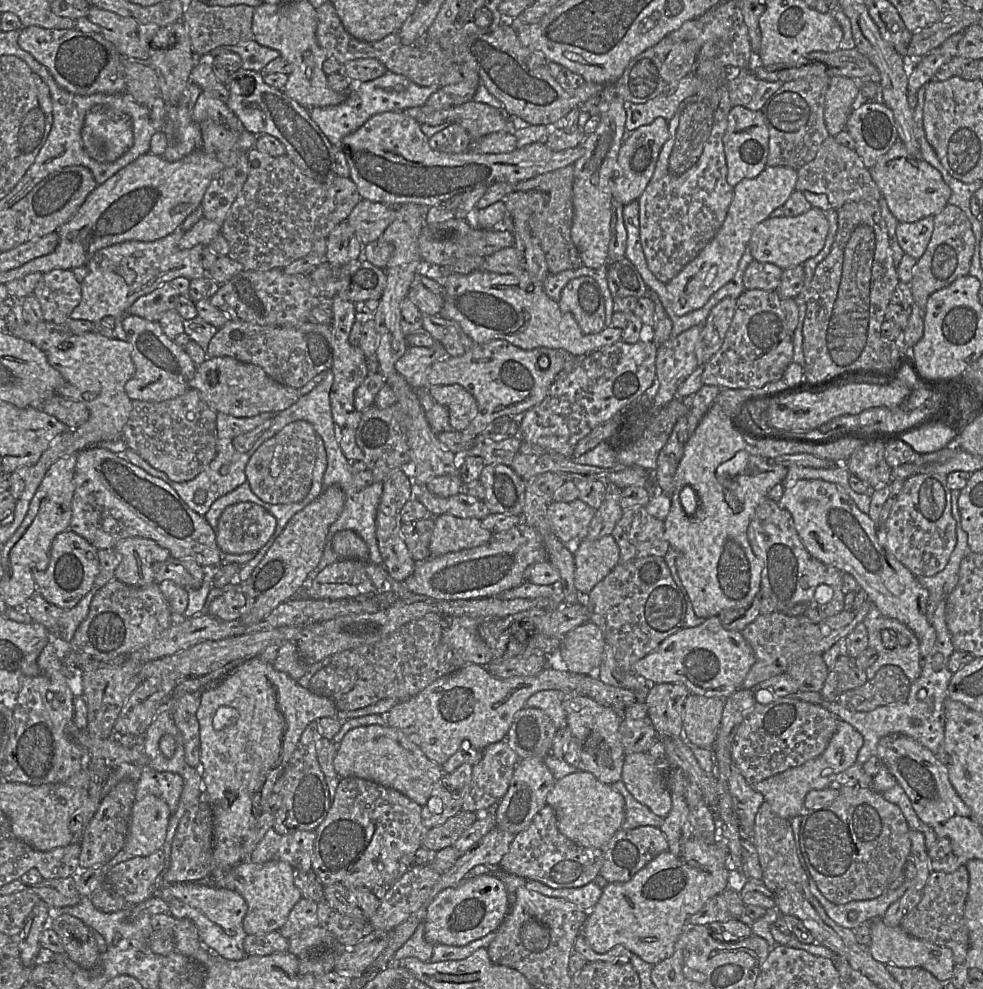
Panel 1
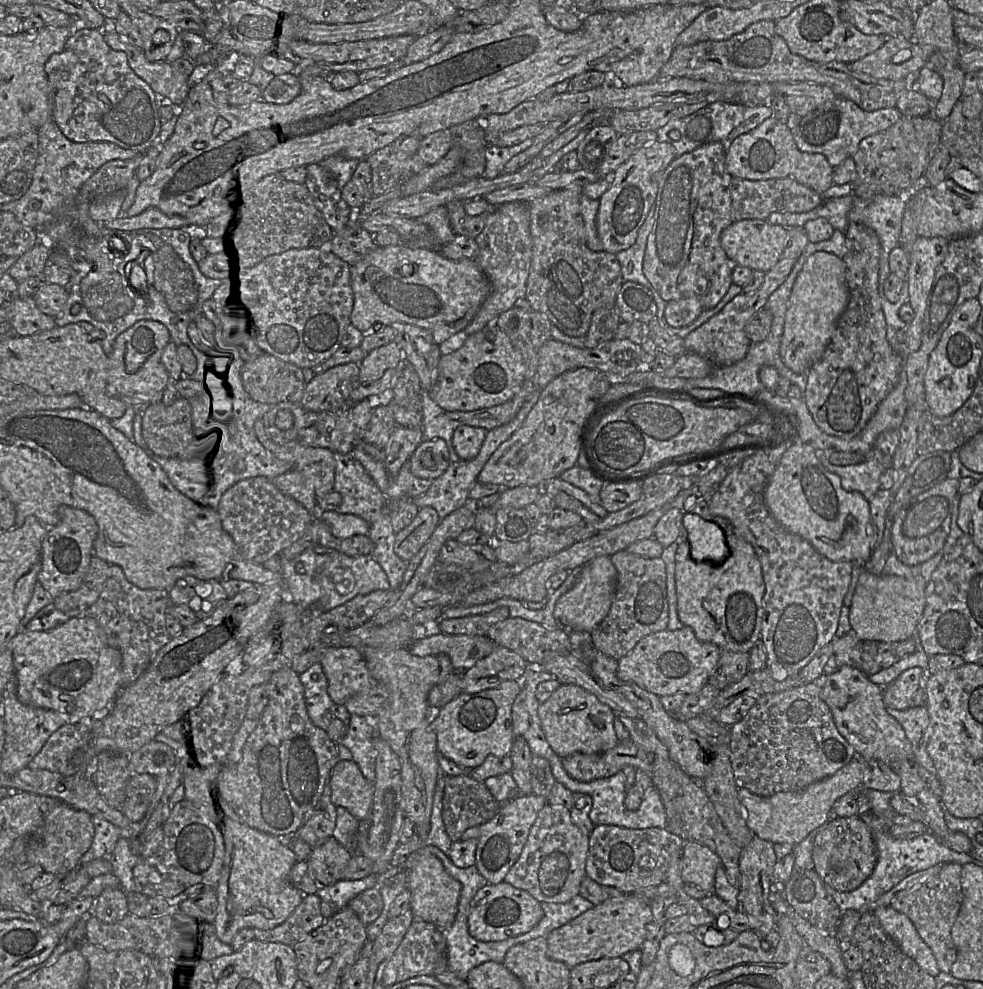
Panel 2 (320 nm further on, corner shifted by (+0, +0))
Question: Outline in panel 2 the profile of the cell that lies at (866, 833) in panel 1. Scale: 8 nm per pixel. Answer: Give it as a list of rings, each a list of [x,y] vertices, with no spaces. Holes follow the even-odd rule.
[[[861,816],[845,818],[831,817],[815,836],[812,858],[814,870],[819,874],[825,885],[840,892],[851,892],[860,887],[873,873],[877,863],[877,849],[870,828]]]

